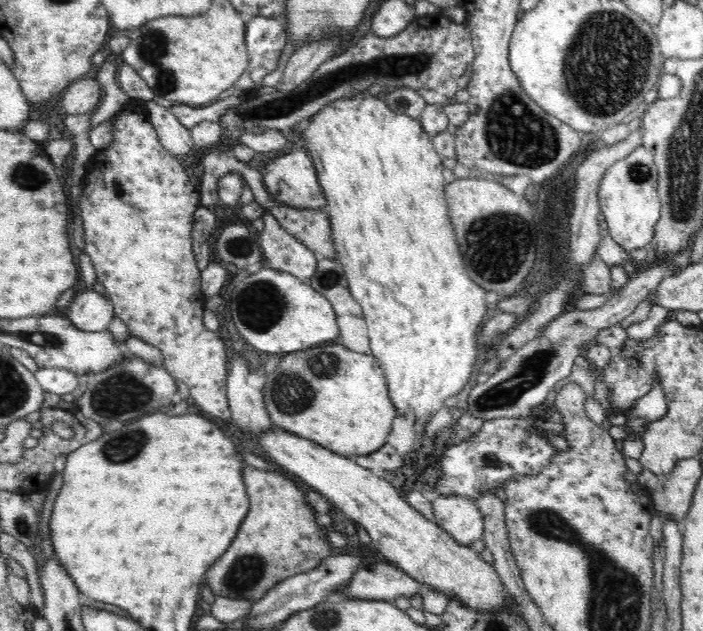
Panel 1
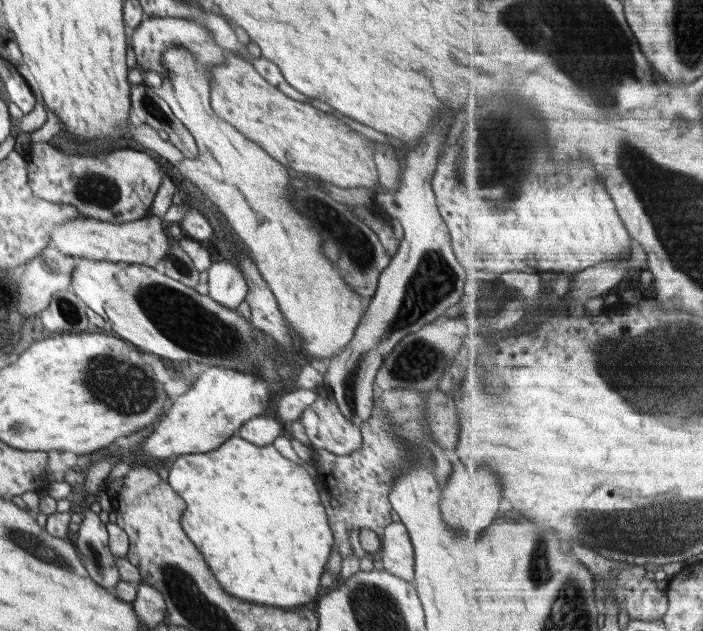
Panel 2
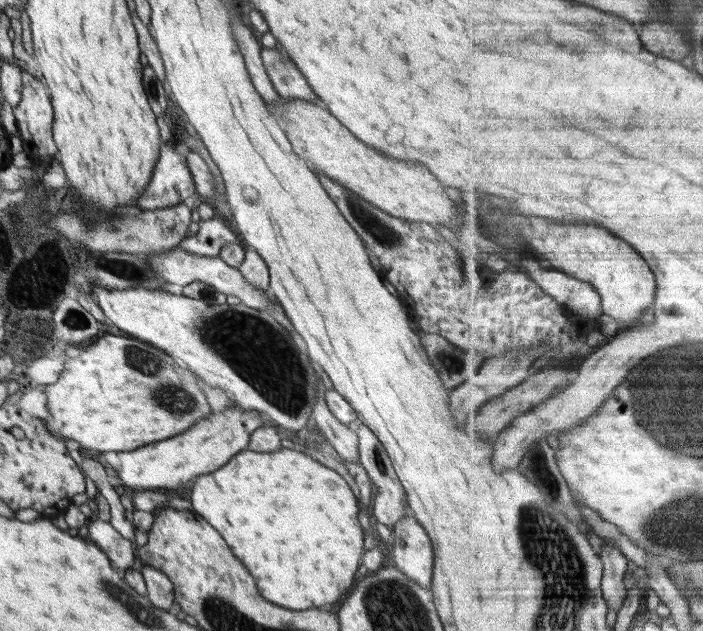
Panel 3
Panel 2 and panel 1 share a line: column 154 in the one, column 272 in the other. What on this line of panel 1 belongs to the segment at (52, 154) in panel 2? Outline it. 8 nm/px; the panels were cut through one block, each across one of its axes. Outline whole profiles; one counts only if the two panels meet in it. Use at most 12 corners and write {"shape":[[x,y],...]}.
{"shape":[[306,148],[265,164],[268,193],[290,207],[321,209],[326,195]]}

